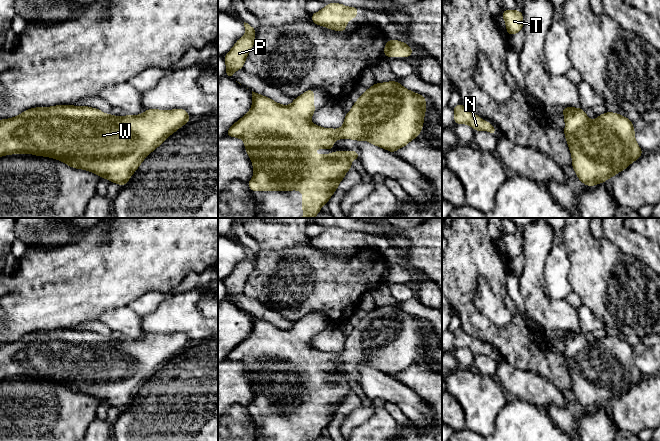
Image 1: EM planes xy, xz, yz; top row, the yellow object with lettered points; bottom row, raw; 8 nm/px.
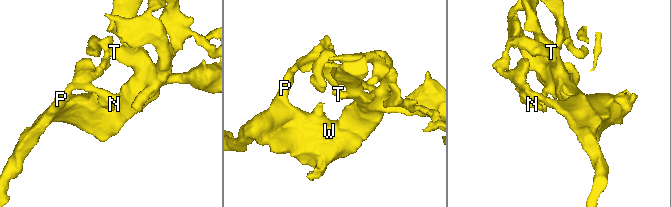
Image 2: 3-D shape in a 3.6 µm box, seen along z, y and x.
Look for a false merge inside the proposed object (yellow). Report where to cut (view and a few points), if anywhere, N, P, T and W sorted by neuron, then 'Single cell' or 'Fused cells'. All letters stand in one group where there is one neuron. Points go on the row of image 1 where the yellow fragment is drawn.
No split. Groups: N P T W. Single cell

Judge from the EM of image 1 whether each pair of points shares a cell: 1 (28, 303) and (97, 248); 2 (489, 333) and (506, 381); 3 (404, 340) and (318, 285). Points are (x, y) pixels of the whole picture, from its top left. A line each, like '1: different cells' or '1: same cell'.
1: same cell
2: different cells
3: different cells

